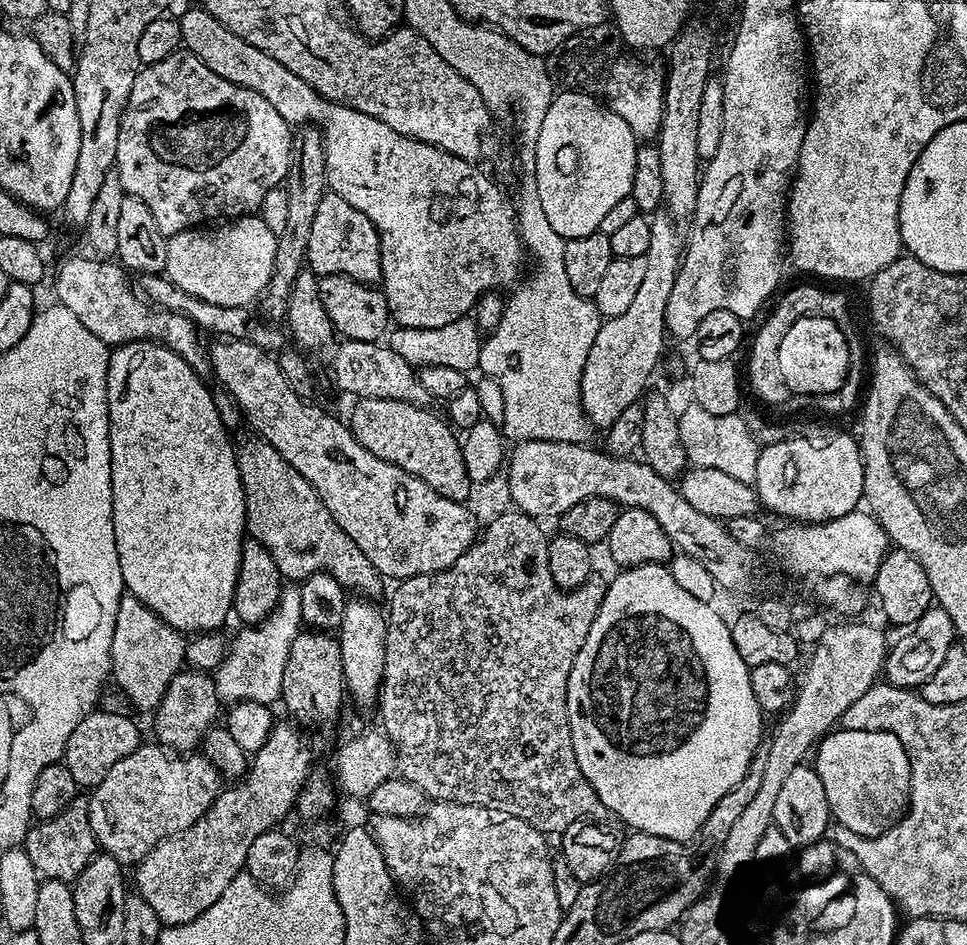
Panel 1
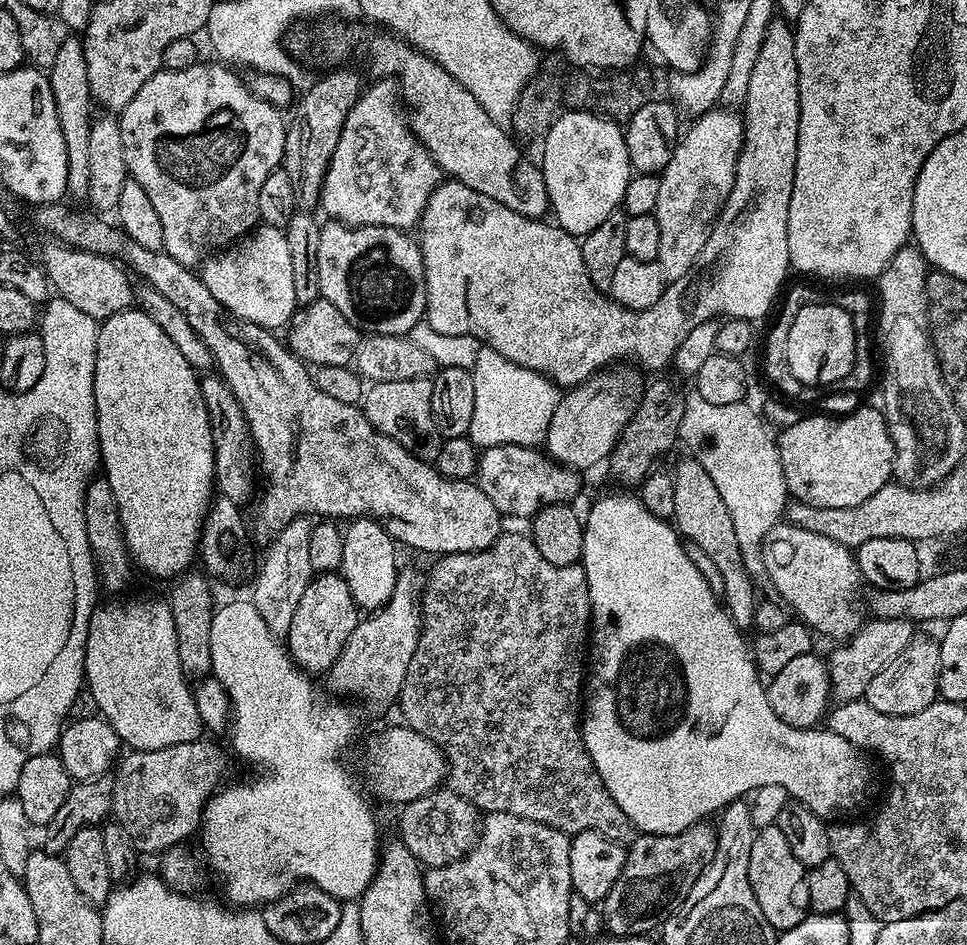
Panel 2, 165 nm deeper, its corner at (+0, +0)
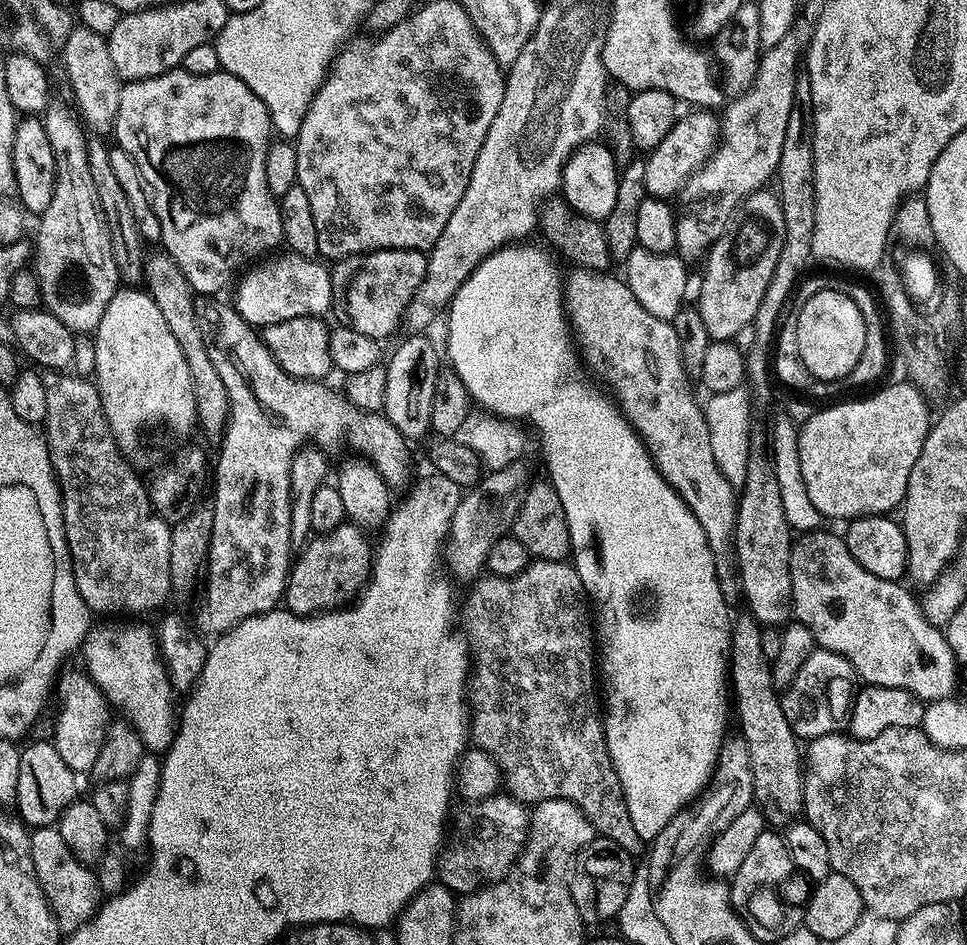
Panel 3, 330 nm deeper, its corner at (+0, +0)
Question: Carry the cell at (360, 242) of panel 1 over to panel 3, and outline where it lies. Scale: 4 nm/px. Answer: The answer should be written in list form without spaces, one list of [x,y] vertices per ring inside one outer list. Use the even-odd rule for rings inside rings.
[[[381,248],[362,252],[359,256],[346,256],[331,265],[332,280],[331,315],[336,315],[341,325],[347,325],[359,334],[383,341],[396,327],[401,327],[408,303],[414,298],[428,265],[423,251],[411,248]]]

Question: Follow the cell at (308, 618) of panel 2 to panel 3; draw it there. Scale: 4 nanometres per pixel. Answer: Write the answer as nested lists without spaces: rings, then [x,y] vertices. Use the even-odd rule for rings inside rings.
[[[351,522],[339,524],[334,530],[309,539],[299,549],[300,557],[295,557],[288,574],[288,585],[284,587],[283,603],[287,611],[296,616],[315,616],[321,612],[334,612],[351,605],[363,593],[371,575],[374,559],[373,545],[368,545],[365,533]]]

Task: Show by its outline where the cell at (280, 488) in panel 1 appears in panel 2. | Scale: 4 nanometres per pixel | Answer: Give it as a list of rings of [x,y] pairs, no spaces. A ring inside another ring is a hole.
[[[201,375],[199,381],[202,402],[208,411],[210,430],[214,440],[215,487],[219,495],[230,498],[230,502],[234,502],[237,506],[244,506],[244,503],[247,505],[253,499],[258,488],[258,460],[254,455],[252,435],[242,406],[238,406],[234,398],[234,390],[230,390],[230,386],[220,375],[211,375]]]

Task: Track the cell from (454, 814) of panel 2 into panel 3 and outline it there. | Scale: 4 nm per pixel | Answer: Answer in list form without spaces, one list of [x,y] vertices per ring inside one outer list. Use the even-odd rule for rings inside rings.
[[[495,794],[484,800],[473,800],[460,804],[461,808],[451,813],[450,823],[446,828],[446,839],[436,854],[435,875],[439,883],[445,884],[453,894],[467,894],[485,888],[487,884],[497,884],[508,875],[515,864],[520,851],[524,848],[528,836],[529,809],[520,801],[507,794]]]

